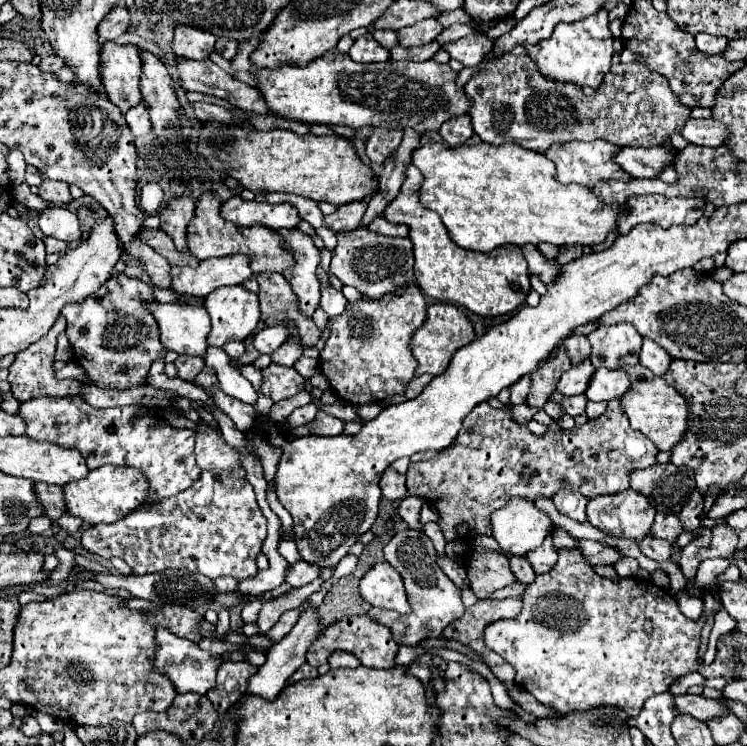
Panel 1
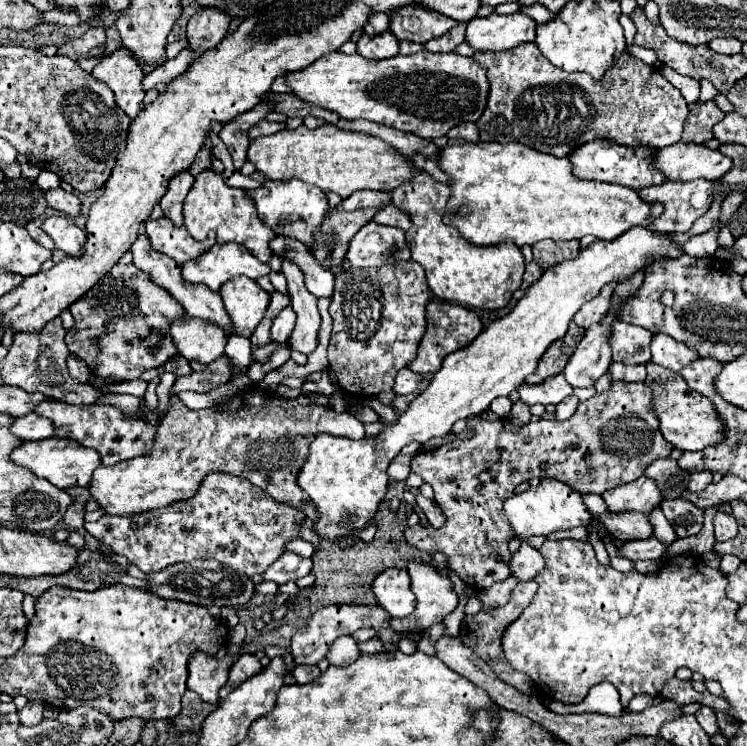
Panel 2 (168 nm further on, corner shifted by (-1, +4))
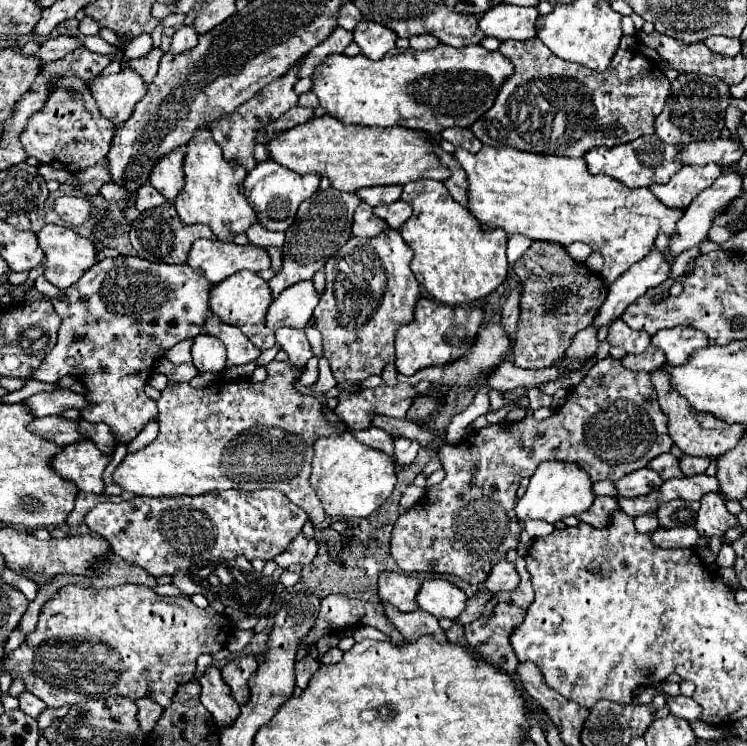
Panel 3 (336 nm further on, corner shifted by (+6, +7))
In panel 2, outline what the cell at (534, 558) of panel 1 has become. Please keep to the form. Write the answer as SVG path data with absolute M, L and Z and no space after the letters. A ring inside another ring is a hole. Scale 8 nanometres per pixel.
M521 541L519 551L511 557L511 573L519 581L533 579L543 569L543 565L545 565L543 555L539 553L539 549L531 547L527 541Z

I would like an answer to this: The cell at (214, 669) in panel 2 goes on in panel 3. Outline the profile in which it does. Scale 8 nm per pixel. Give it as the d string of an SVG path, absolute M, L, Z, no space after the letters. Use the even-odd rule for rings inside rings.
M210 666L204 676L198 680L198 684L202 686L202 704L204 708L214 716L214 722L218 724L218 728L230 726L238 714L240 714L240 706L238 702L232 698L226 682L220 676L220 670Z

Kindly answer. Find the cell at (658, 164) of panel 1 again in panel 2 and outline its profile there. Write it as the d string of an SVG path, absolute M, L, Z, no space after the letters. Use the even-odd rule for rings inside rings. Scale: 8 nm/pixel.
M695 143L667 145L651 155L653 167L661 171L669 181L693 181L709 179L717 181L731 169L731 159L719 151L707 149Z

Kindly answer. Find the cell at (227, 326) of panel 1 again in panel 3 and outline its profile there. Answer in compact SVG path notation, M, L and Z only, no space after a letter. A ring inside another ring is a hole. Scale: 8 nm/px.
M240 270L236 274L228 276L220 284L216 284L210 294L212 314L216 314L220 318L220 322L224 322L224 324L240 328L250 338L250 342L260 350L272 348L276 344L274 332L266 328L266 312L268 312L270 302L272 302L272 290L268 286L268 282L264 282L258 274L248 272L248 270Z

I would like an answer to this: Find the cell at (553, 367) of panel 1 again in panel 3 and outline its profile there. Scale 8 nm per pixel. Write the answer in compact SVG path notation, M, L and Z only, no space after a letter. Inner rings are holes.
M536 240L524 254L514 262L514 274L520 278L522 296L520 296L520 320L514 332L514 364L520 368L548 368L554 362L564 358L566 348L572 344L572 338L592 324L596 310L604 304L608 290L600 274L588 270L582 262L576 262L568 256L564 246L548 244ZM562 292L560 306L552 314L534 310L532 304L548 302L548 294Z

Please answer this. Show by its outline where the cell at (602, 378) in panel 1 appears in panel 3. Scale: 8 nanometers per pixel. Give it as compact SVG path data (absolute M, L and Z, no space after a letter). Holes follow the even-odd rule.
M648 346L648 350L644 350L644 354L628 354L622 364L630 370L644 370L644 372L654 372L658 370L662 364L666 362L664 358L664 352L662 350L656 350L656 346Z

